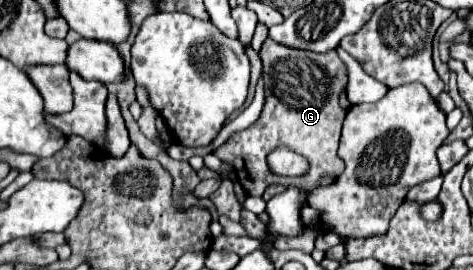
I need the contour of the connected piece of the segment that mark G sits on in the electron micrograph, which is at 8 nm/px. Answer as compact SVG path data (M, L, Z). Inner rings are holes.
M265 40L259 52L265 68L265 106L255 124L247 130L235 132L213 154L237 170L237 180L247 196L261 196L269 184L295 186L301 190L313 190L325 176L341 176L343 164L337 156L339 136L345 120L345 112L339 106L339 96L347 86L347 68L335 50L317 54L309 50L295 50L273 40ZM277 146L287 146L309 158L311 170L301 178L277 176L267 166L267 154ZM247 176L251 180L247 180Z

